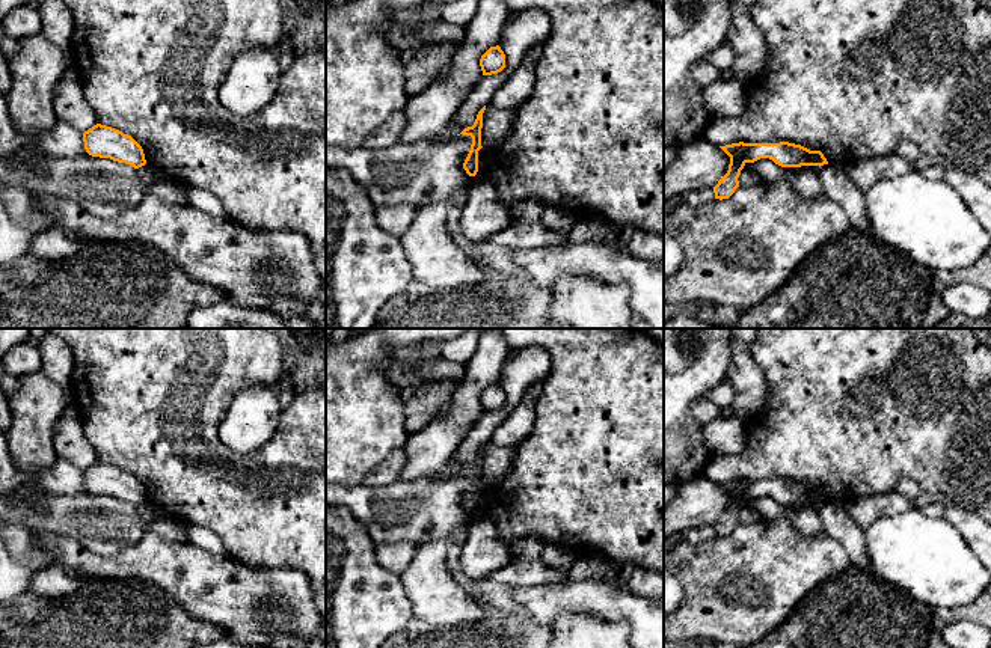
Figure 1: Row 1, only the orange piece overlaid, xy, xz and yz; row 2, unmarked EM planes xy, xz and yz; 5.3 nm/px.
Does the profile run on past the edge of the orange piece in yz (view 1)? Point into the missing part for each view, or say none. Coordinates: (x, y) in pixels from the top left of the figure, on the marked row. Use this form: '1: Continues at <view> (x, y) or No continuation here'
1: No continuation here

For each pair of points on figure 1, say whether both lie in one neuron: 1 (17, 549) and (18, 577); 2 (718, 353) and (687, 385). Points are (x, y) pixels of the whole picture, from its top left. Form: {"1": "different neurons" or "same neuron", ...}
{"1": "different neurons", "2": "same neuron"}

